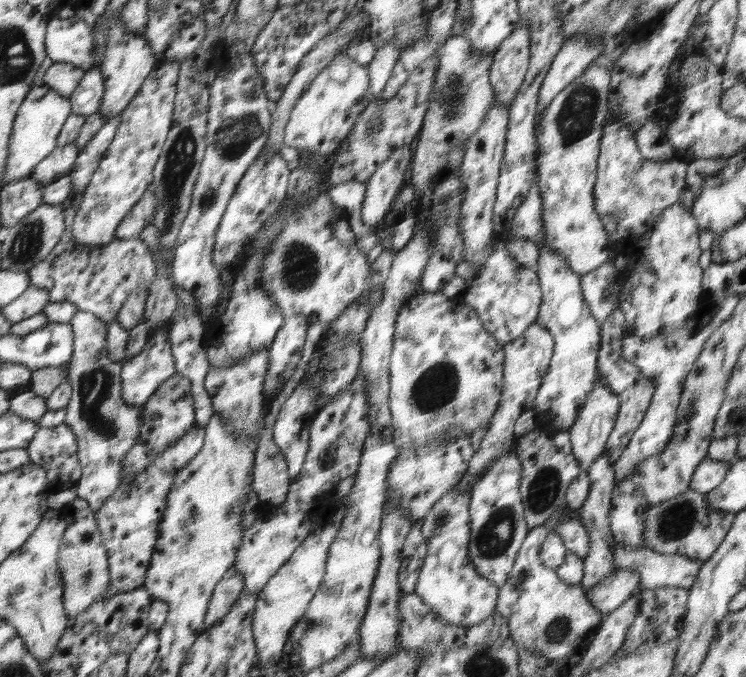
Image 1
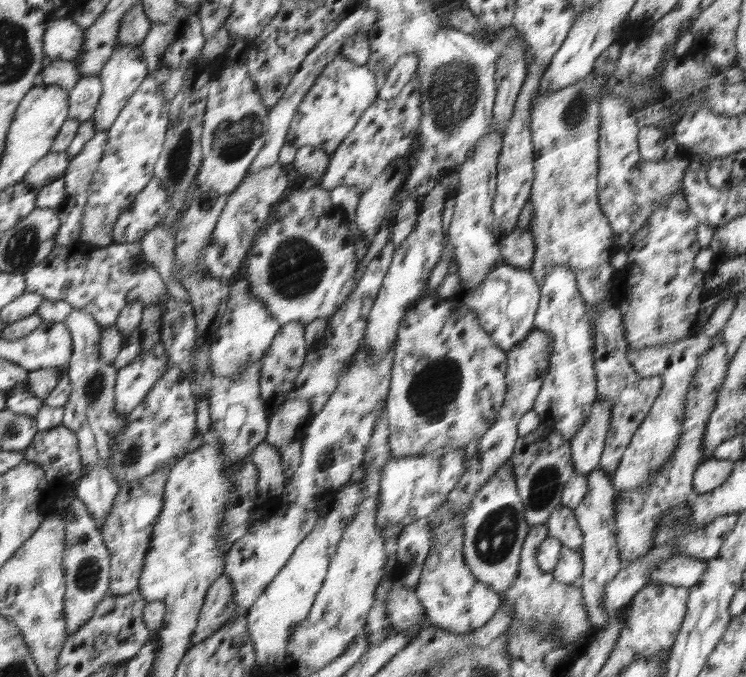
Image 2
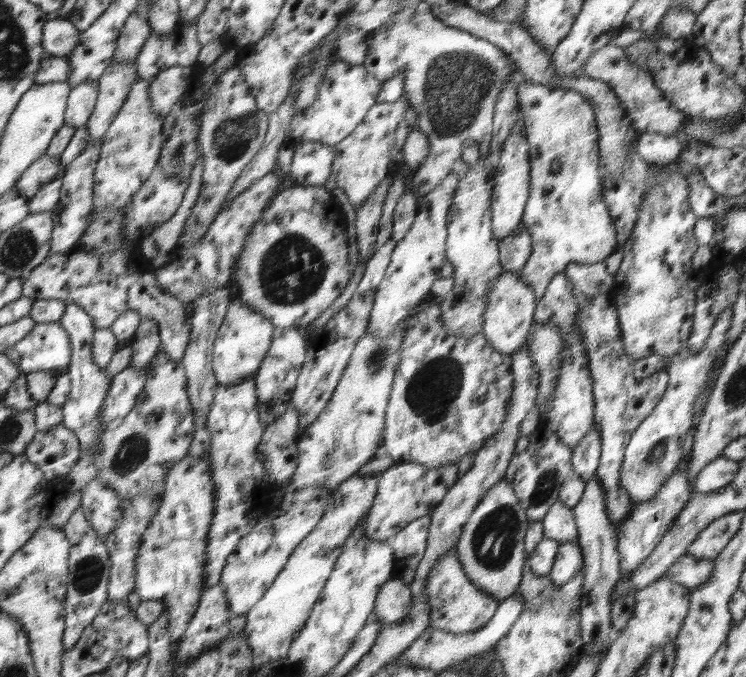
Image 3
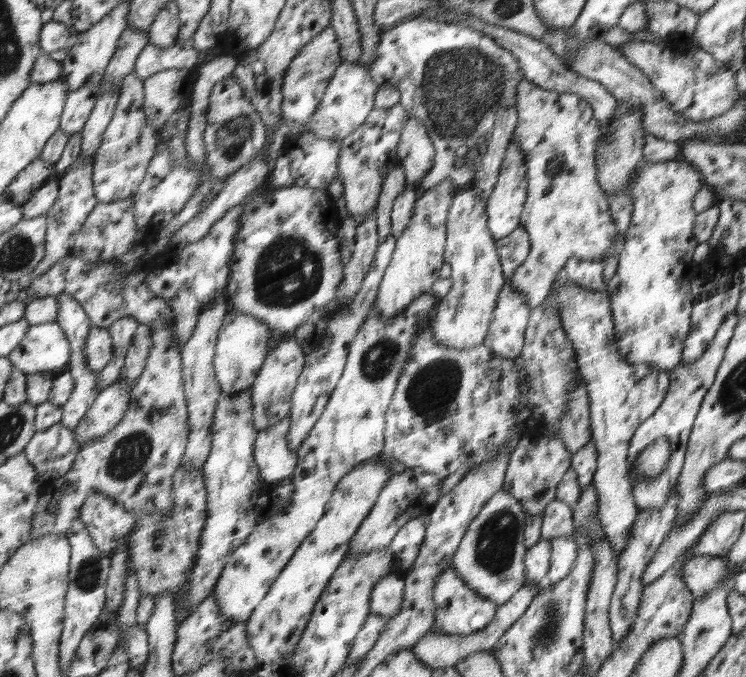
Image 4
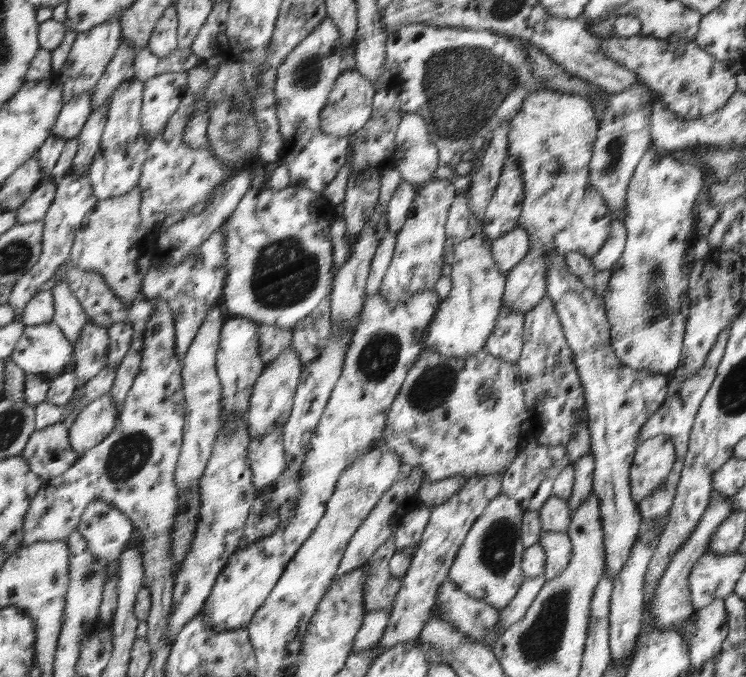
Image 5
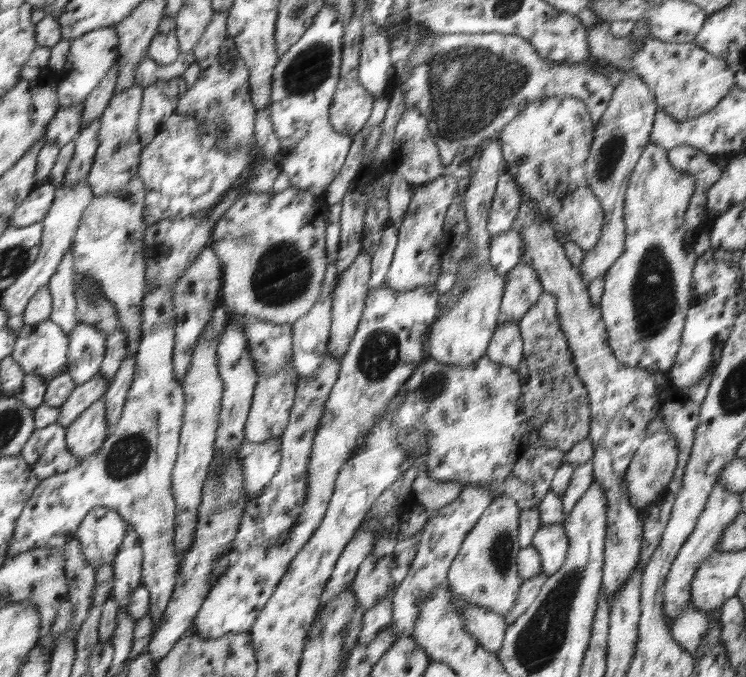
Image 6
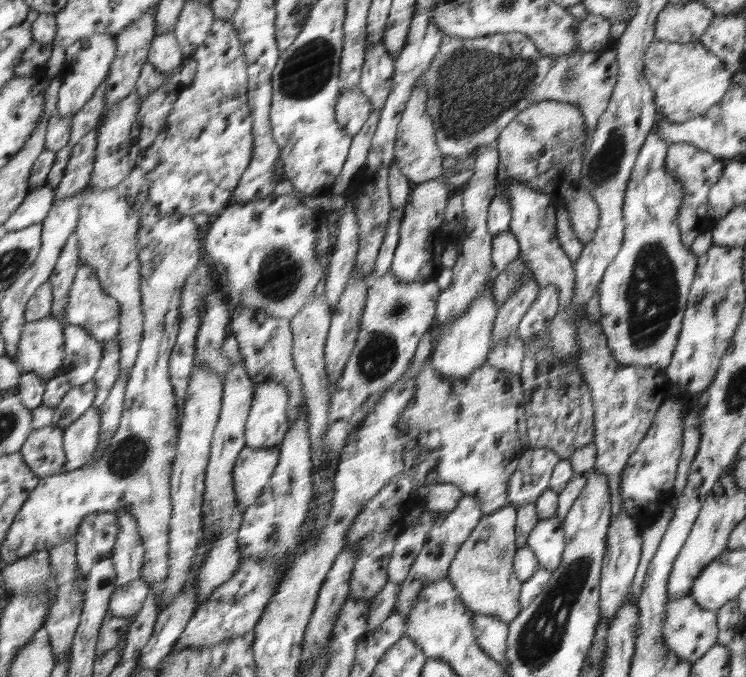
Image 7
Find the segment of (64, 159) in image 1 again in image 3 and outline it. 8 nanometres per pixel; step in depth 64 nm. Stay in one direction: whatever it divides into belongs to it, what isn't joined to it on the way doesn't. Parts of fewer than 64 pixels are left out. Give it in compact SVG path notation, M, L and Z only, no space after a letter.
M44 156L21 178L18 192L30 198L35 197L47 184L60 178L64 173L62 157Z

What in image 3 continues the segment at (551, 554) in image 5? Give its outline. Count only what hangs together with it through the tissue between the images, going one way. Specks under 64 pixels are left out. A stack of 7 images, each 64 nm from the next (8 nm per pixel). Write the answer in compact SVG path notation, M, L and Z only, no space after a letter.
M561 542L557 550L557 559L548 575L550 581L556 586L571 580L582 570L584 563L579 543Z

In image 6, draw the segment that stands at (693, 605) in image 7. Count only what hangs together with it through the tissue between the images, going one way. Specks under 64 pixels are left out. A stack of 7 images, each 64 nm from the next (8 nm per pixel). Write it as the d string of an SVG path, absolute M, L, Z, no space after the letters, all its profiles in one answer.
M691 602L678 618L671 620L669 628L673 630L674 641L678 642L678 646L686 649L686 653L694 658L702 646L702 639L710 630L711 620L710 613L694 608Z

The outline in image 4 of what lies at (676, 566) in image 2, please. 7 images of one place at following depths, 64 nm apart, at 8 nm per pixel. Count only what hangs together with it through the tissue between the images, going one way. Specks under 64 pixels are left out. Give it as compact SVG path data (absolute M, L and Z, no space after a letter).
M696 554L682 565L681 576L693 599L702 599L728 577L728 562L724 557Z

